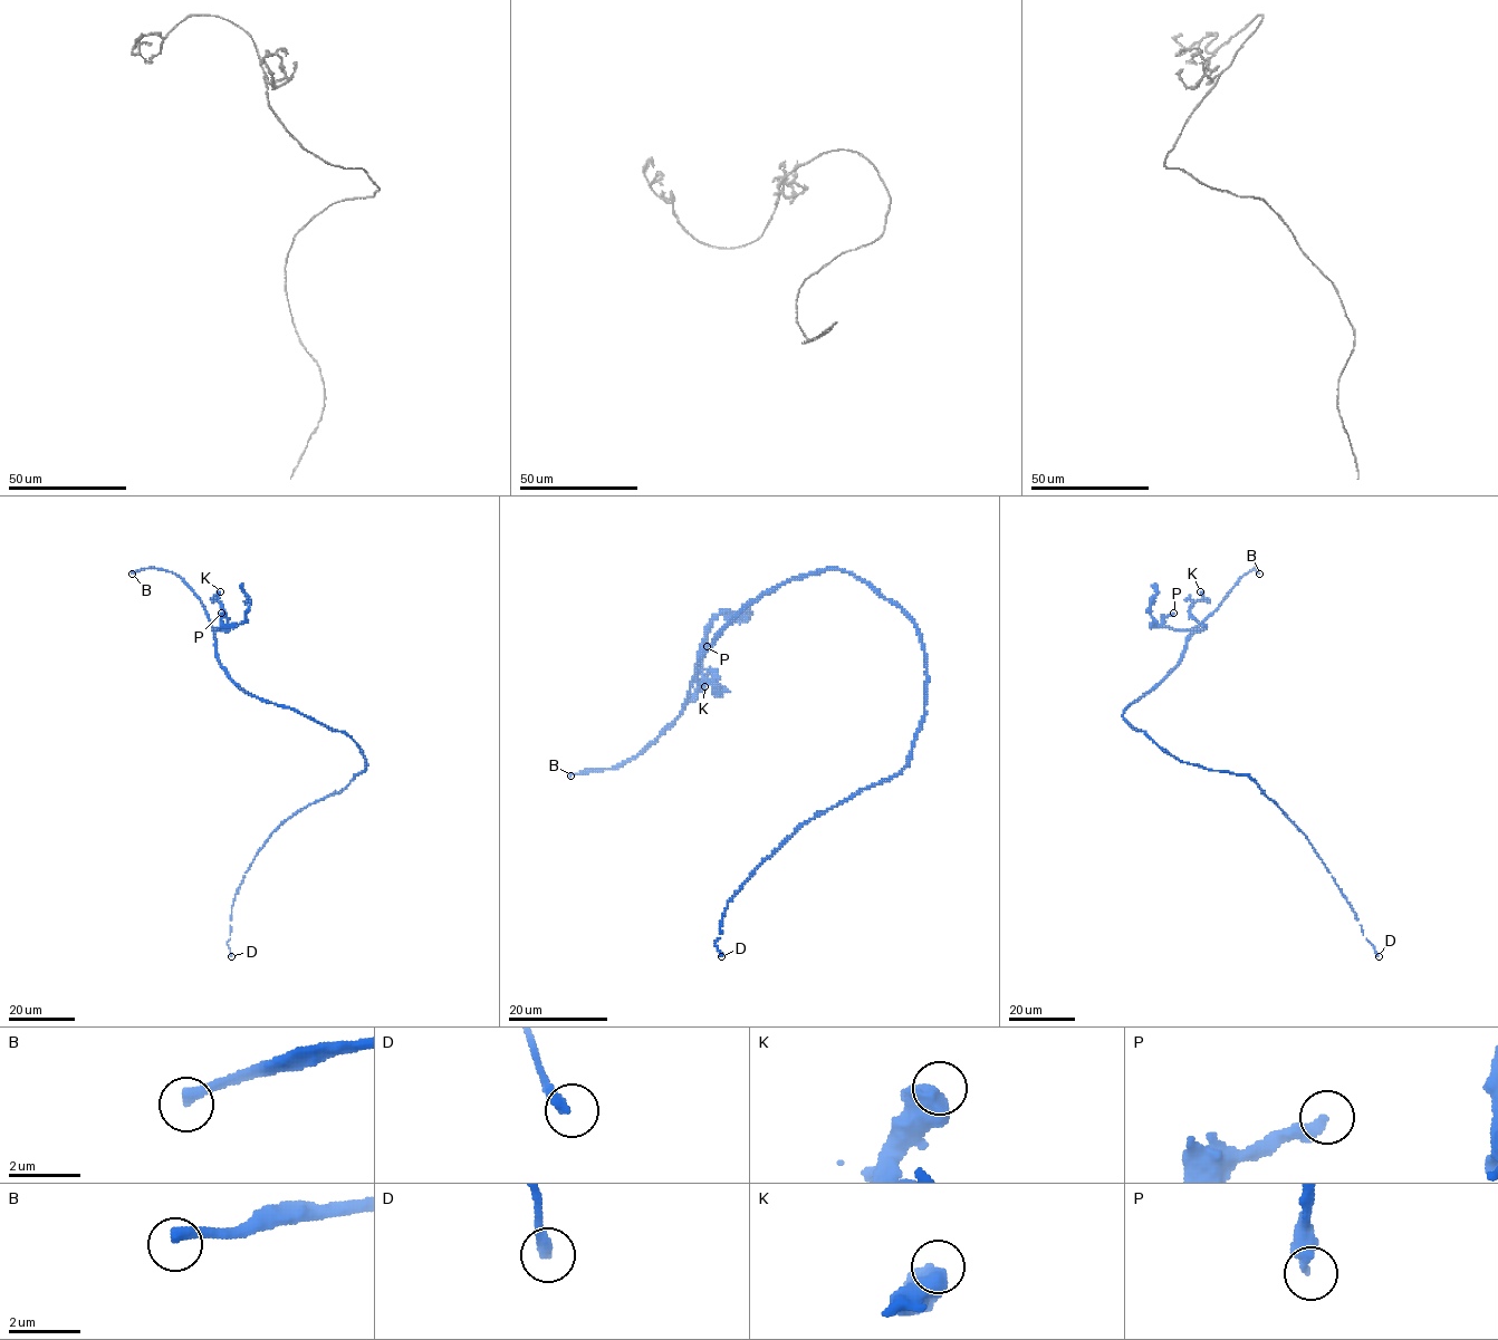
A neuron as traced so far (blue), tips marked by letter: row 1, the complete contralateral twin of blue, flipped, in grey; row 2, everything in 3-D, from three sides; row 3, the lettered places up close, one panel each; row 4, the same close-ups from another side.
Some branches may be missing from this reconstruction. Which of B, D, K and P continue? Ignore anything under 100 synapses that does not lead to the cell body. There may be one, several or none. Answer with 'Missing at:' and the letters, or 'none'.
Missing at: B

